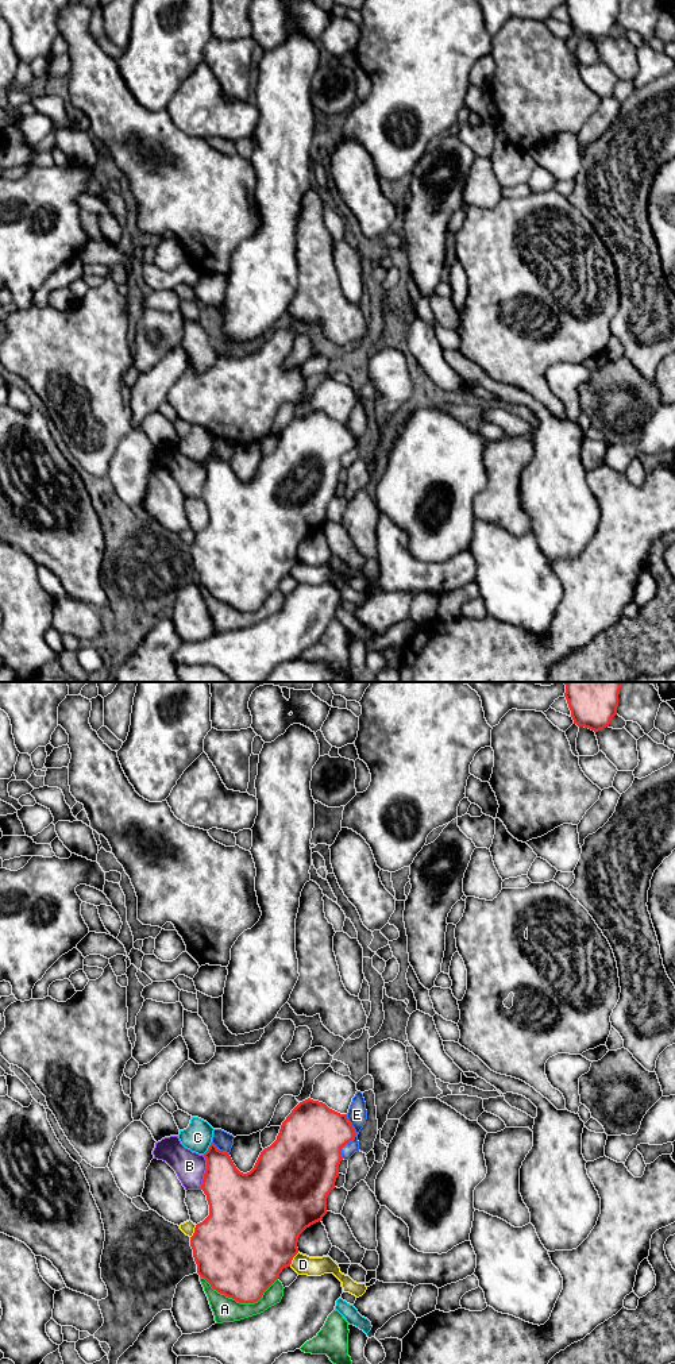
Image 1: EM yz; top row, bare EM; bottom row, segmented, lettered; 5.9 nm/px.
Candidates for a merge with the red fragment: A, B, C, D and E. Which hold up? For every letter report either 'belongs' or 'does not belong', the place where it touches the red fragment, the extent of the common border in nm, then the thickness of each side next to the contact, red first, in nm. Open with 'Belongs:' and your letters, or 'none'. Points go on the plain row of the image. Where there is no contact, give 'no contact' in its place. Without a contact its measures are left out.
Belongs: none
A: does not belong | yz (239, 611) | 460 nm | 460/150 nm
B: does not belong | yz (205, 481) | 200 nm | 340/180 nm
C: does not belong | yz (208, 457) | 90 nm | 260/170 nm
D: does not belong | yz (292, 567) | 110 nm | 480/120 nm
E: does not belong | yz (354, 444) | 260 nm | 380/120 nm

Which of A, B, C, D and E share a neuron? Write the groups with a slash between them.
A / B / C / D / E

